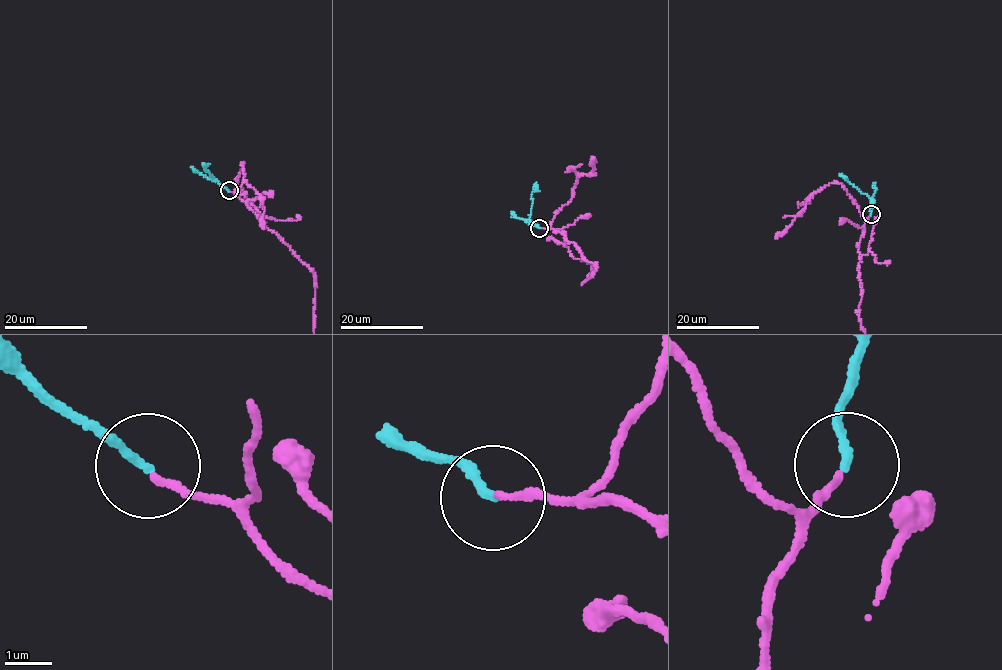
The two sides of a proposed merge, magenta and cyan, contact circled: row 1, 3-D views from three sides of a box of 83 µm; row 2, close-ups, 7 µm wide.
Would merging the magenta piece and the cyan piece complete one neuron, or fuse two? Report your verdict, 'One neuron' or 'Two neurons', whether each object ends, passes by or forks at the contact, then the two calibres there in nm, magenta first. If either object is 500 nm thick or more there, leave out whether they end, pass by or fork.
One neuron. At the ring magenta ends. At the ring cyan ends. Thickness 140 nm (magenta) against 180 nm

